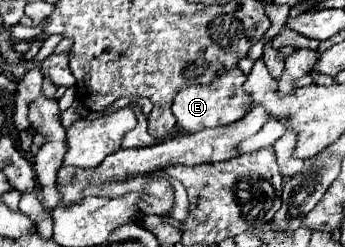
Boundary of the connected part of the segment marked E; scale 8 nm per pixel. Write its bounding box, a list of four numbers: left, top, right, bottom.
[172,66,250,134]

